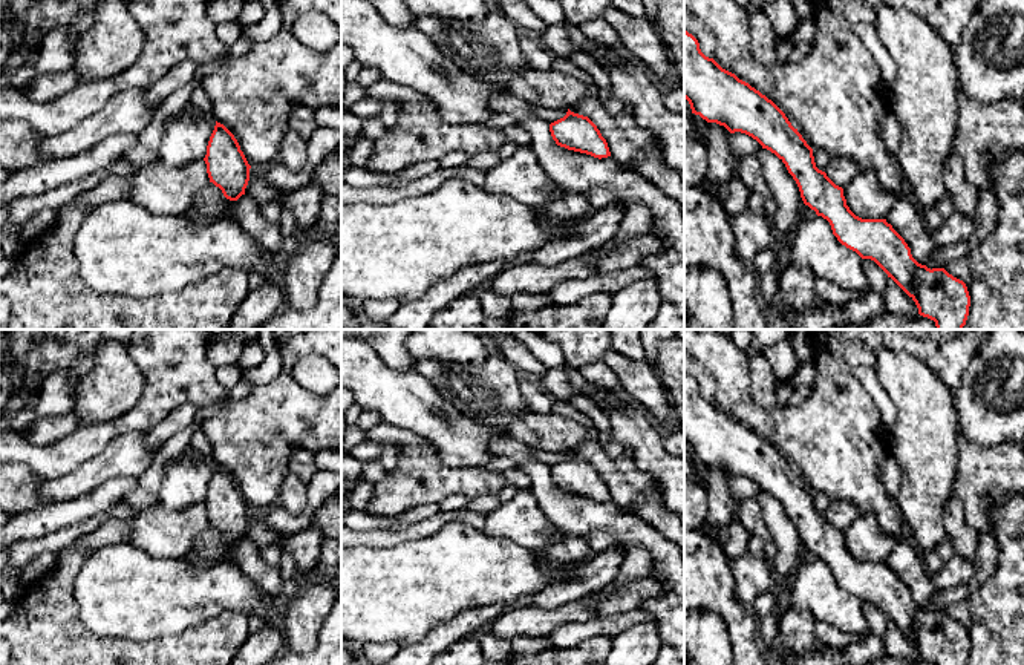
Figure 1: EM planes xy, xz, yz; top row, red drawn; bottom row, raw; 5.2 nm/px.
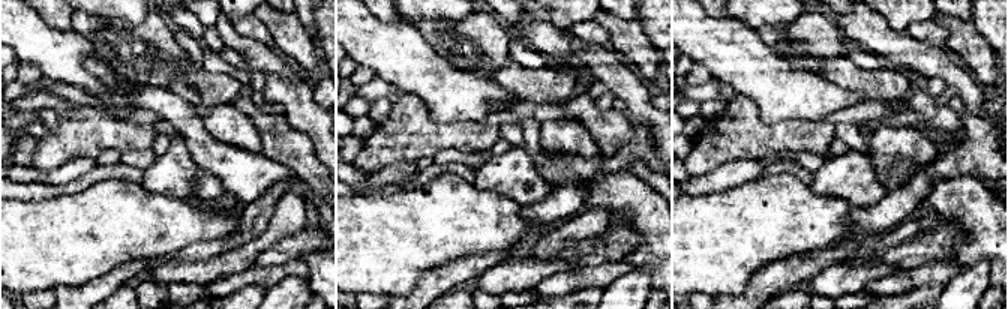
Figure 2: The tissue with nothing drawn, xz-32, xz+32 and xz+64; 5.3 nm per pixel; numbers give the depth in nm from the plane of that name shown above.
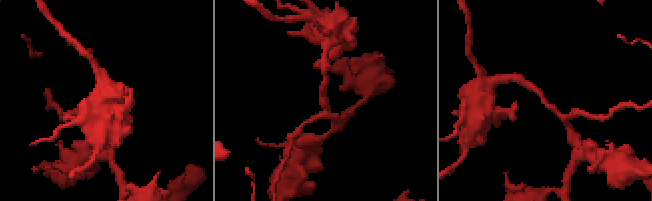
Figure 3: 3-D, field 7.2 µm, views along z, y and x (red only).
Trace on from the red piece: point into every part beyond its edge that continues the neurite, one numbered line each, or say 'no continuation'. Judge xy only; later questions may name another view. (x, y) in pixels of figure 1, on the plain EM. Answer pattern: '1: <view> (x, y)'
no continuation

